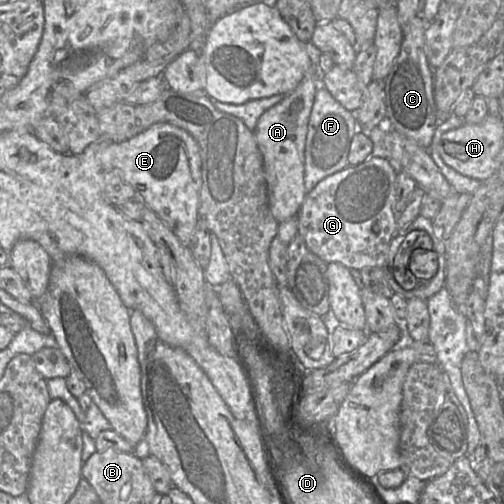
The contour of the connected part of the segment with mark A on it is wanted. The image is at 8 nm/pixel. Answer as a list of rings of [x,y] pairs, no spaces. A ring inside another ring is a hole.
[[[310,41],[306,46],[310,65],[305,77],[292,92],[284,96],[281,102],[260,116],[253,131],[263,157],[269,208],[279,223],[297,216],[307,194],[304,188],[304,149],[315,94],[322,84],[324,73],[319,67],[321,52]]]

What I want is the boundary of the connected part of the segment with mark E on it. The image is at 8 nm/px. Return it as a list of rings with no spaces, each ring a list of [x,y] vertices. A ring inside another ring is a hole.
[[[156,123],[140,134],[121,142],[112,142],[100,155],[105,170],[119,172],[136,191],[139,198],[171,229],[182,244],[189,247],[199,219],[201,189],[201,158],[194,138],[185,130],[168,123]]]

